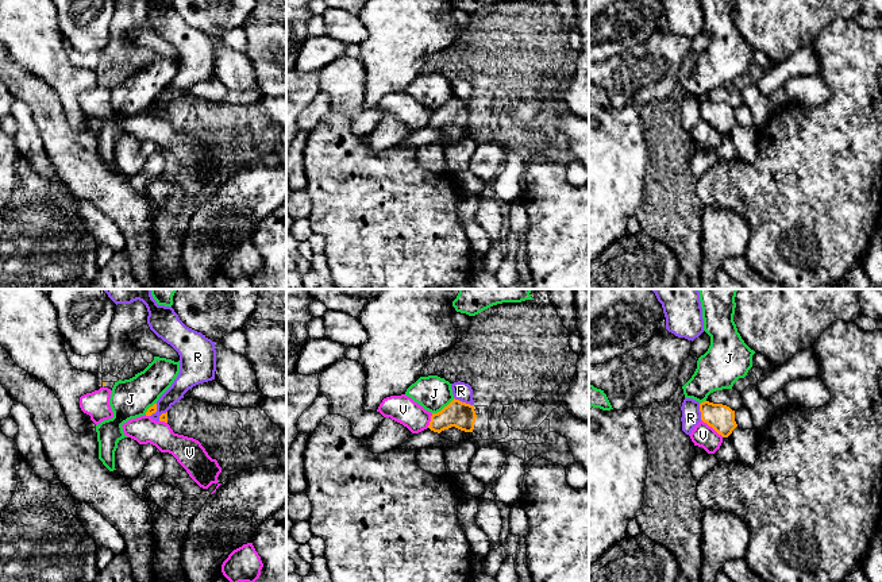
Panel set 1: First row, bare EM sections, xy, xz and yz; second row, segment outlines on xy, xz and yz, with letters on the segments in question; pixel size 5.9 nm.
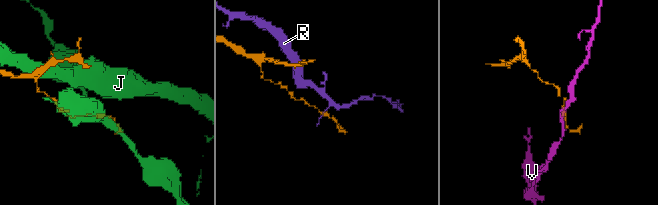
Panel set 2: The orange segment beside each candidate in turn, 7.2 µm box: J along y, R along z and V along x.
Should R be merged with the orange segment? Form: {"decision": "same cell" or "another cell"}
{"decision": "another cell"}

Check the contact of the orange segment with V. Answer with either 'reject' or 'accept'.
reject

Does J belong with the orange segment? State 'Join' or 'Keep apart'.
Keep apart

